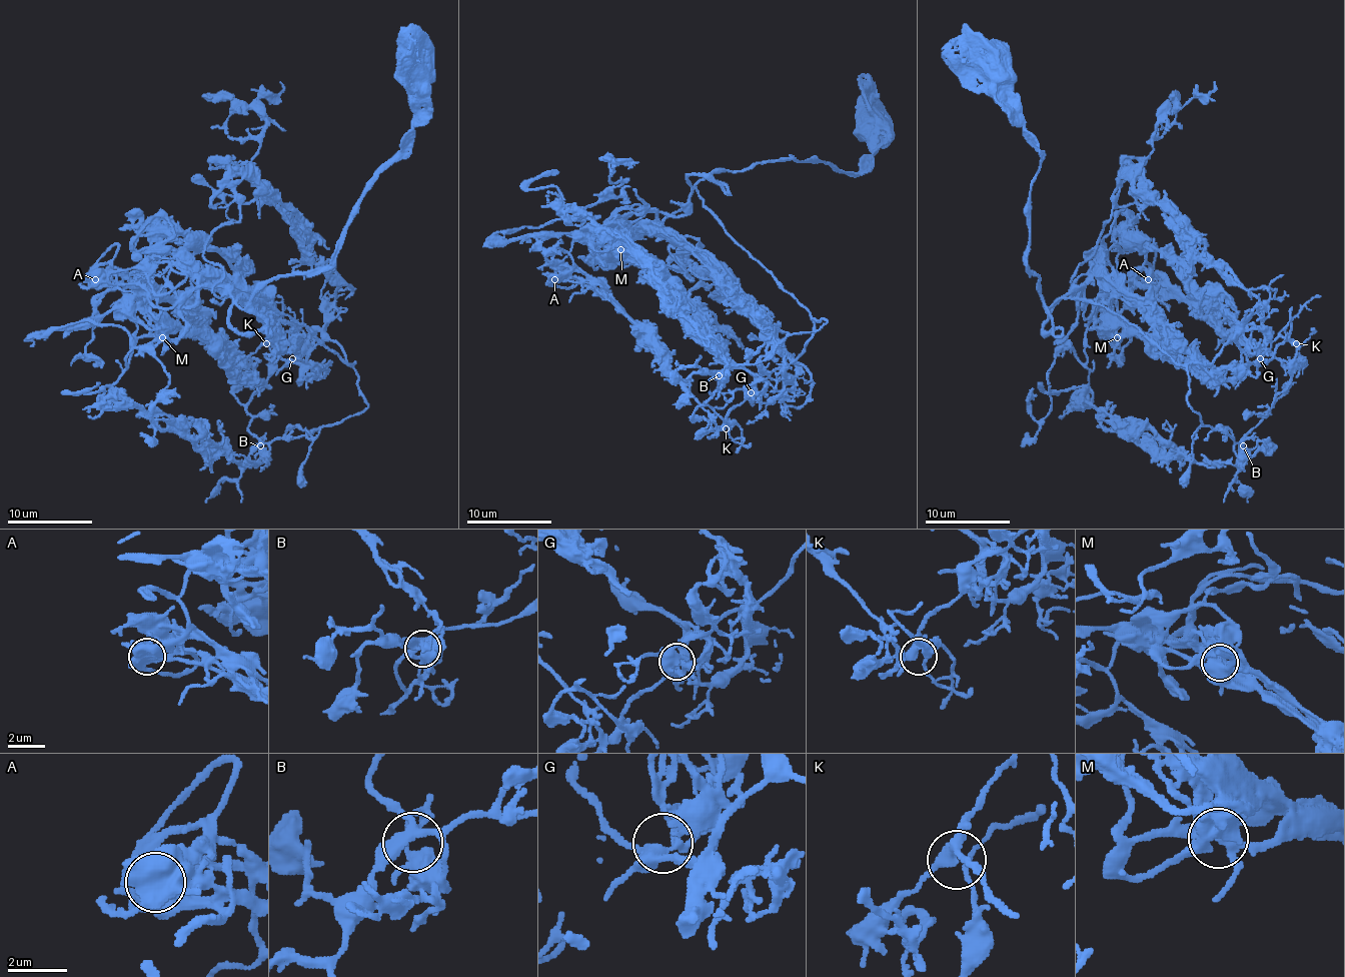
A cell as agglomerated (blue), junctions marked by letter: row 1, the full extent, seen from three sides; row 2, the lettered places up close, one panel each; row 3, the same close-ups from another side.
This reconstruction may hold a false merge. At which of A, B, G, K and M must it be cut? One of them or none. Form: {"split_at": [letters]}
{"split_at": []}

